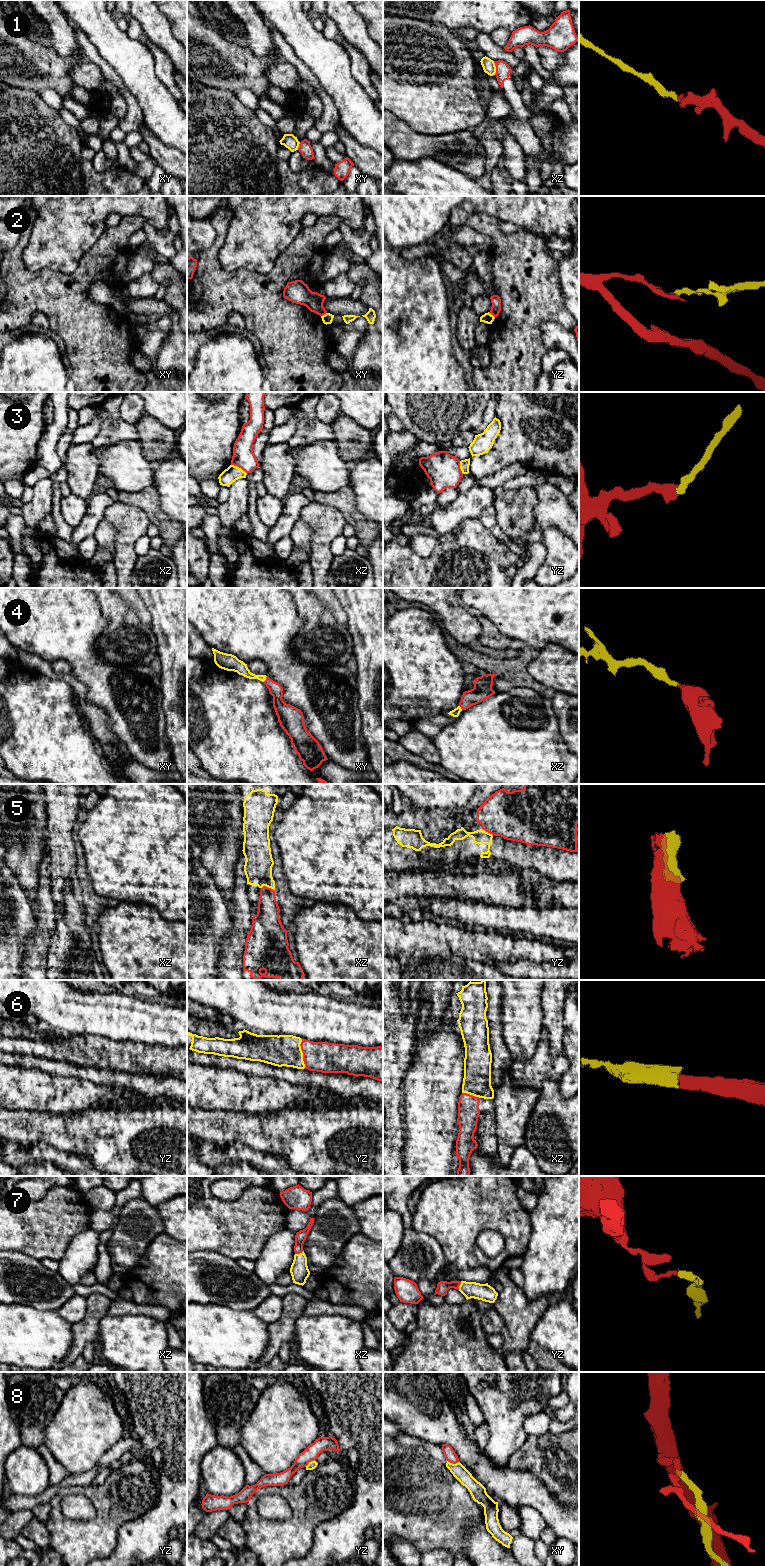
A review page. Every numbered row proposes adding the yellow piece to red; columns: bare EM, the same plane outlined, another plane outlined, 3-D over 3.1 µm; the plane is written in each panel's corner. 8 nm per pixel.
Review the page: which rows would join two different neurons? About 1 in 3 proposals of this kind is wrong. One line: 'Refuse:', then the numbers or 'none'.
Refuse: 1, 2, 3, 5, 8

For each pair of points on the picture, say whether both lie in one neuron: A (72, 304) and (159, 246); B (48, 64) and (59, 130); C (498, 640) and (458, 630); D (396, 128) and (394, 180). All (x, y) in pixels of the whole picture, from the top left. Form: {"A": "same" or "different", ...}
{"A": "different", "B": "different", "C": "different", "D": "different"}

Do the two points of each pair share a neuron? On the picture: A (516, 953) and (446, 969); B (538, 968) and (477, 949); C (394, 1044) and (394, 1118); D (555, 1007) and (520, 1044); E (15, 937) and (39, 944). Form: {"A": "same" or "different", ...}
{"A": "different", "B": "different", "C": "same", "D": "different", "E": "different"}

